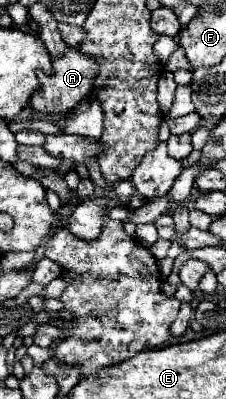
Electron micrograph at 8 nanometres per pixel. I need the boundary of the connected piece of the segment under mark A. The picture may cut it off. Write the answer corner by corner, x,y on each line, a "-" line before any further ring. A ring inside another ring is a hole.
67,46
67,50
55,58
51,58
51,74
39,70
39,88
31,96
31,106
39,112
69,112
73,106
77,106
87,94
93,90
93,82
99,74
99,62
93,56
87,56
79,52
77,48

